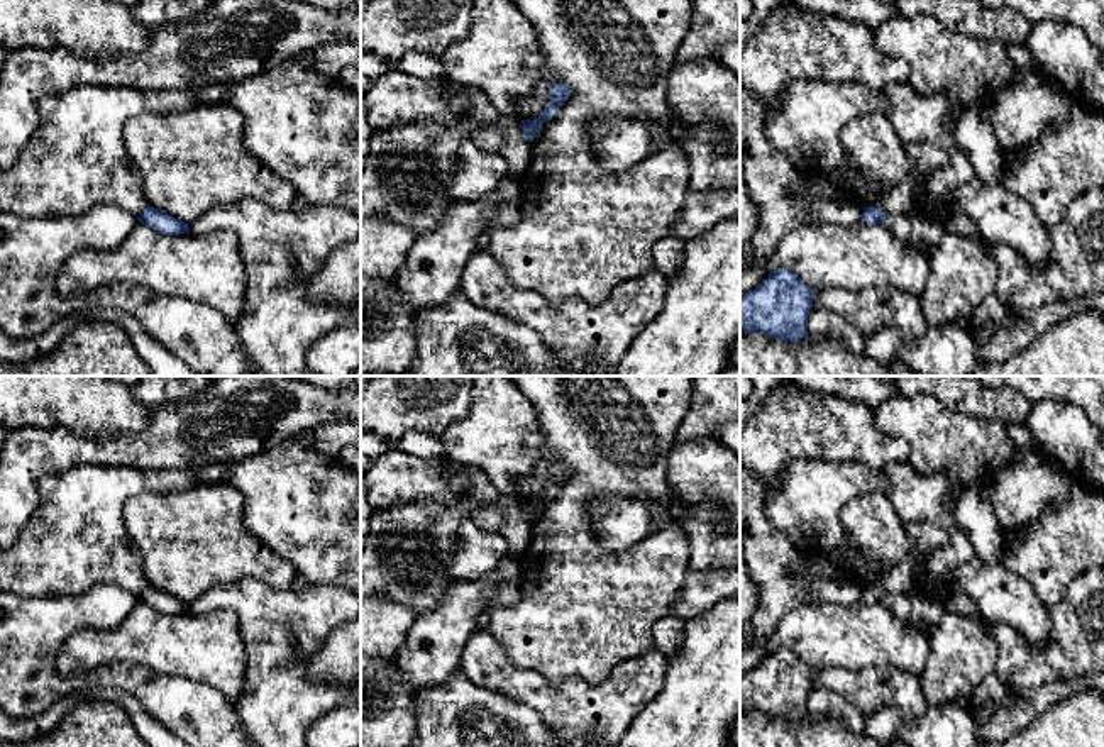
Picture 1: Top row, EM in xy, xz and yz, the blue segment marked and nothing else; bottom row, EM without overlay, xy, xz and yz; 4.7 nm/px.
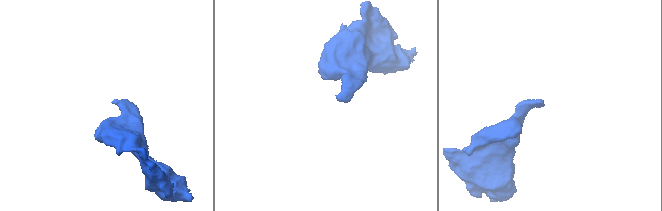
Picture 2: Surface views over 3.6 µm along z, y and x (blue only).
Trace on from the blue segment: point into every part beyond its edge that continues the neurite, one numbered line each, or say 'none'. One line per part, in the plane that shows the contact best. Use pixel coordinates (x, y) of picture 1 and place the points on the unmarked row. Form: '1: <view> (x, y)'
none

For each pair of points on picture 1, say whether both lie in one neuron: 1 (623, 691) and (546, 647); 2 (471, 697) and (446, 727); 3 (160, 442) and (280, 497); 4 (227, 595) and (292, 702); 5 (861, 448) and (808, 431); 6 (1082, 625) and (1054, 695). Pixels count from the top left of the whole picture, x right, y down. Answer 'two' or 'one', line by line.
1: two
2: one
3: two
4: one
5: one
6: two

